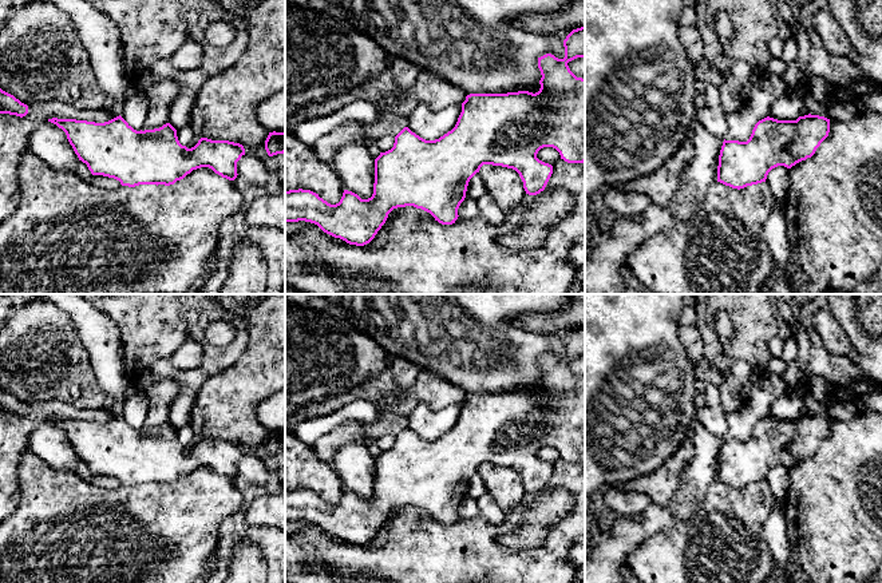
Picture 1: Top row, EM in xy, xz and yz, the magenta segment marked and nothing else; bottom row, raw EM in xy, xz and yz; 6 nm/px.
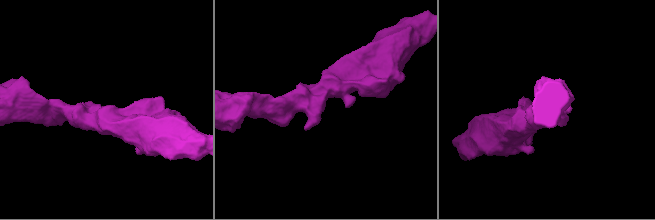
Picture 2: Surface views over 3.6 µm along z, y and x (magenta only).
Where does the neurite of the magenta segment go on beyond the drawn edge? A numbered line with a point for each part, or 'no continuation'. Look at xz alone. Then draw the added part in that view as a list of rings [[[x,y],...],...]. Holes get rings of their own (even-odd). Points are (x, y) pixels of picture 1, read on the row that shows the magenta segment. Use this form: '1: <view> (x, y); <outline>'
no continuation

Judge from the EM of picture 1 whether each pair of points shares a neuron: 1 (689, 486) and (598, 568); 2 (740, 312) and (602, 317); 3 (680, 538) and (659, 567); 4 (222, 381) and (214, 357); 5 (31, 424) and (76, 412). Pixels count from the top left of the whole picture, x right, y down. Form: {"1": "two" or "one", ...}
{"1": "one", "2": "two", "3": "one", "4": "two", "5": "one"}

